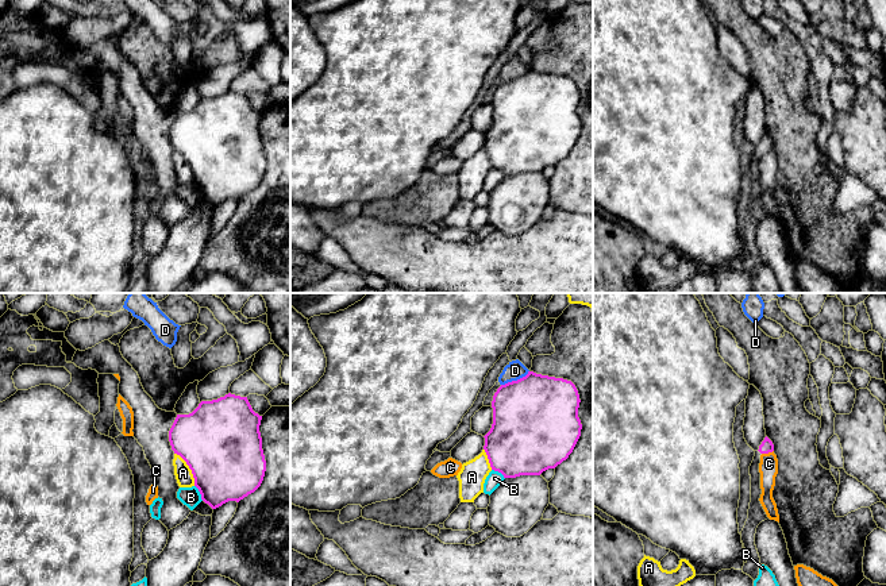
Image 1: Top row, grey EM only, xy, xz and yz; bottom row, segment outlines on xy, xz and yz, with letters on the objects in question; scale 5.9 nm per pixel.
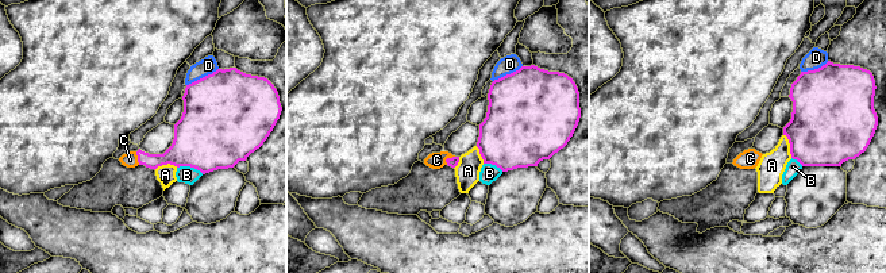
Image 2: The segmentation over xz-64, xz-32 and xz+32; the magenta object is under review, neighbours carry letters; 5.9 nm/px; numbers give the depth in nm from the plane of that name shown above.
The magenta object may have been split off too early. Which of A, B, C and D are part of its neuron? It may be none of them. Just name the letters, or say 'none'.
none

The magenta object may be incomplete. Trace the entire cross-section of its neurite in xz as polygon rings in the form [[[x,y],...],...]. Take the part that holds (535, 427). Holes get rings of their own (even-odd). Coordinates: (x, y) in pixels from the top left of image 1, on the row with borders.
[[[528,371],[493,396],[493,424],[484,436],[492,470],[504,478],[540,475],[573,452],[582,424],[571,381]]]

